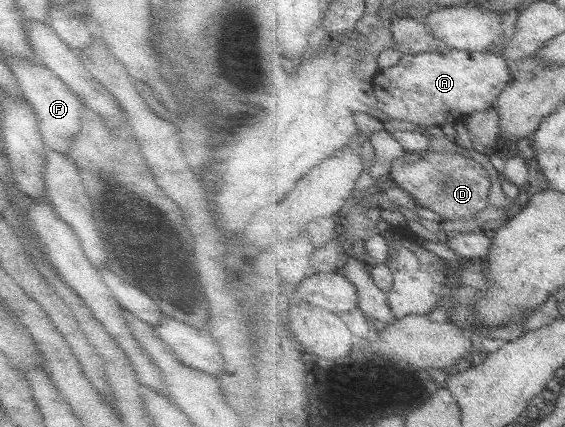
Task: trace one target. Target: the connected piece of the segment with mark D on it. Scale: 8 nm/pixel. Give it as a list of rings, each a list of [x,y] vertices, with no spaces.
[[[431,149],[416,161],[399,158],[393,163],[389,177],[397,181],[400,188],[408,190],[419,205],[438,213],[441,223],[450,224],[456,230],[489,206],[487,201],[494,185],[488,171],[461,150],[450,153],[448,150],[436,152],[436,149]]]

